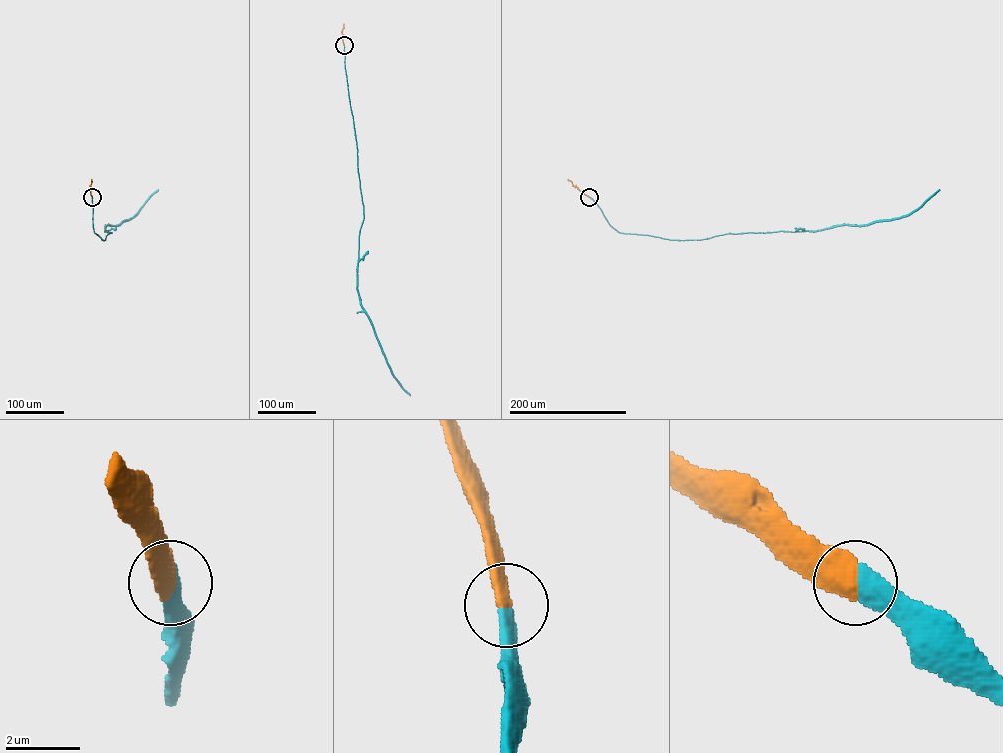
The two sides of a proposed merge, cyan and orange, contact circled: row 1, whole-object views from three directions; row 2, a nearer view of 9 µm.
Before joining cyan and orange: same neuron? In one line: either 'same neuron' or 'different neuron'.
same neuron

